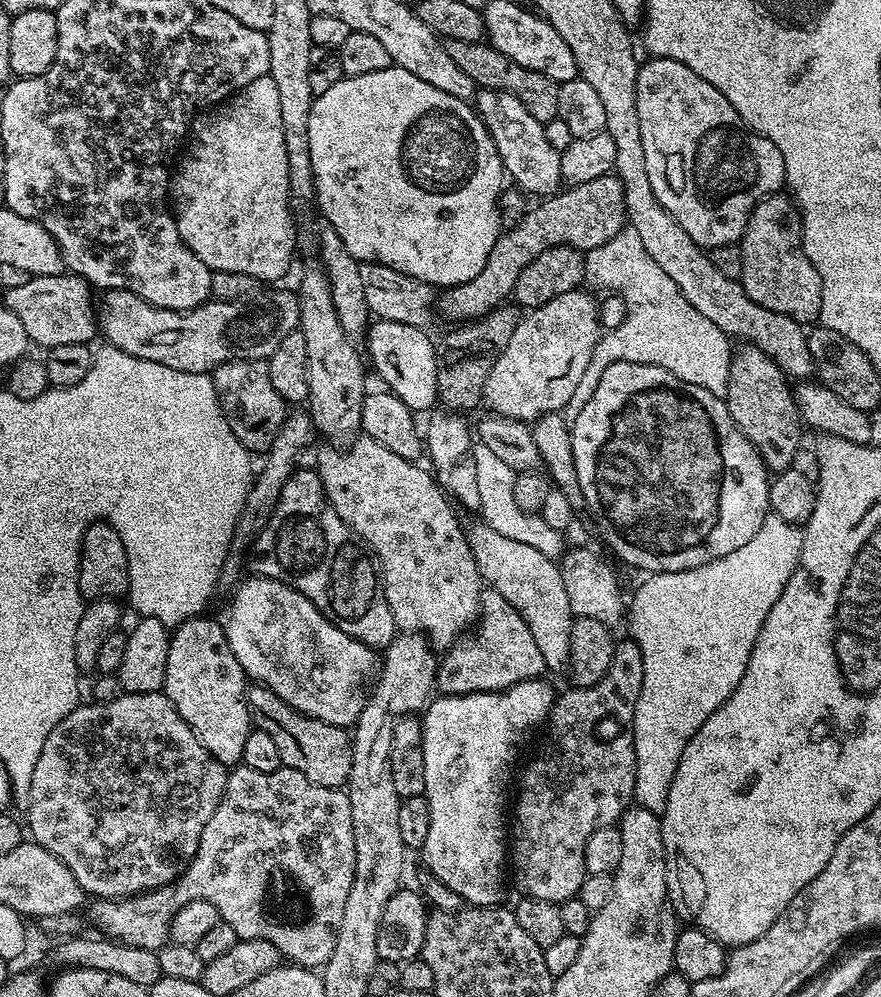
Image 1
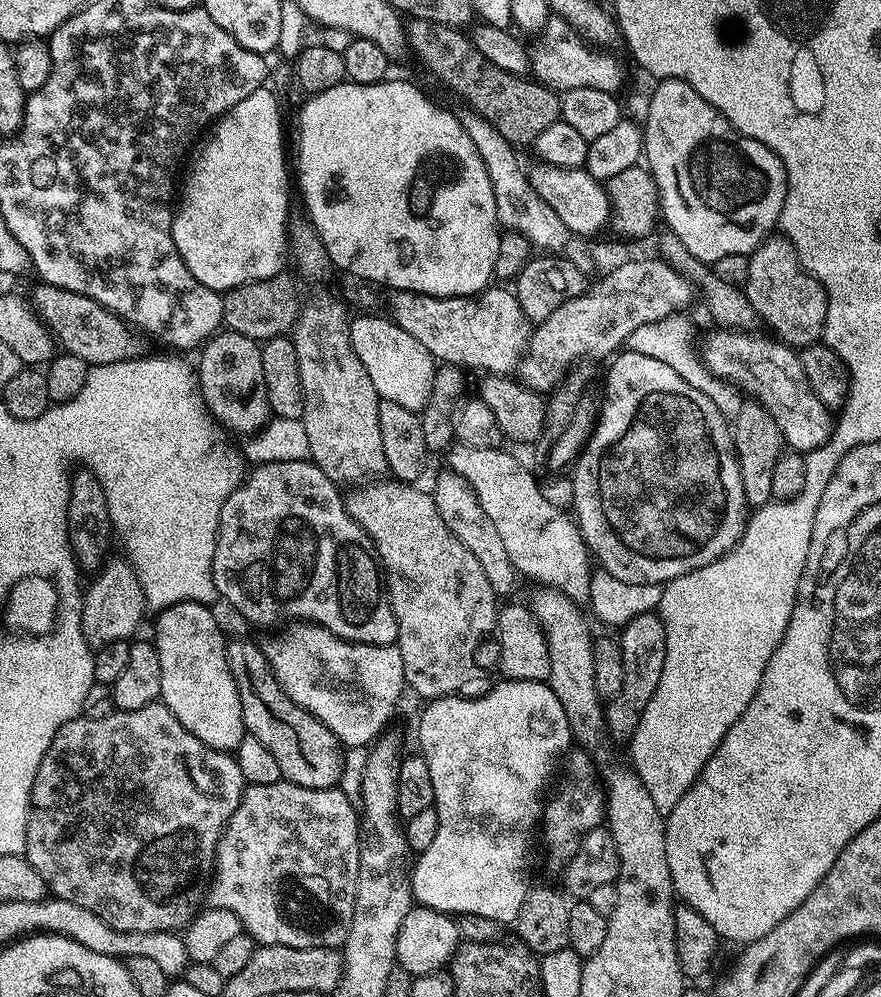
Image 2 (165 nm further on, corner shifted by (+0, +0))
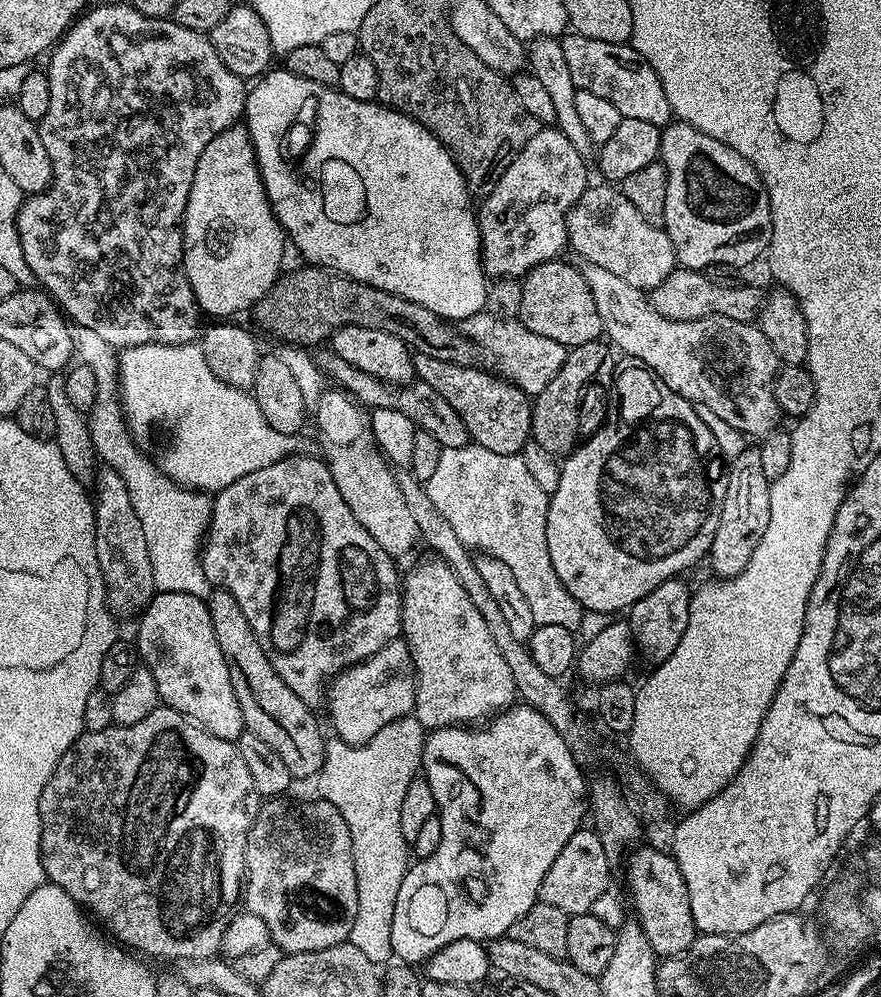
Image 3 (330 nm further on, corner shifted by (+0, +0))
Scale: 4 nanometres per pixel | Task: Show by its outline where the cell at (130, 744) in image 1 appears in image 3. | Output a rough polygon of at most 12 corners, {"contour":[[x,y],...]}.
{"contour":[[167,706],[83,731],[45,877],[125,949],[220,952],[260,813]]}

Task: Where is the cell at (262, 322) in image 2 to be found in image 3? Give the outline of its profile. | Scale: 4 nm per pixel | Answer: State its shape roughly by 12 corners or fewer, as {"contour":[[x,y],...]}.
{"contour":[[303,267],[252,308],[285,345],[342,326],[473,363],[472,341],[398,294]]}

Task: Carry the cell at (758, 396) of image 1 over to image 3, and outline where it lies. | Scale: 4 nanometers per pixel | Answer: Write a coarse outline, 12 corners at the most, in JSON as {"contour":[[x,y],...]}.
{"contour":[[759,447],[726,468],[710,553],[720,578],[744,569],[770,523]]}

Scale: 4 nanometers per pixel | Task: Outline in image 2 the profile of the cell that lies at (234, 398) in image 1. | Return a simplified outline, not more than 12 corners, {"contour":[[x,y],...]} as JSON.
{"contour":[[217,331],[199,349],[198,387],[233,433],[272,416],[261,345]]}

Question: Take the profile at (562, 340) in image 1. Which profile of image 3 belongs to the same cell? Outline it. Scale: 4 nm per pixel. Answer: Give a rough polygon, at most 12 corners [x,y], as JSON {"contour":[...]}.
{"contour":[[676,266],[650,299],[671,320],[751,324],[762,292]]}

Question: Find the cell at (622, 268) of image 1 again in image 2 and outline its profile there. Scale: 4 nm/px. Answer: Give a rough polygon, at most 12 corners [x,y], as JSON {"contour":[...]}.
{"contour":[[677,314],[643,324],[627,347],[666,362],[725,418],[741,393],[692,353],[692,324]]}

